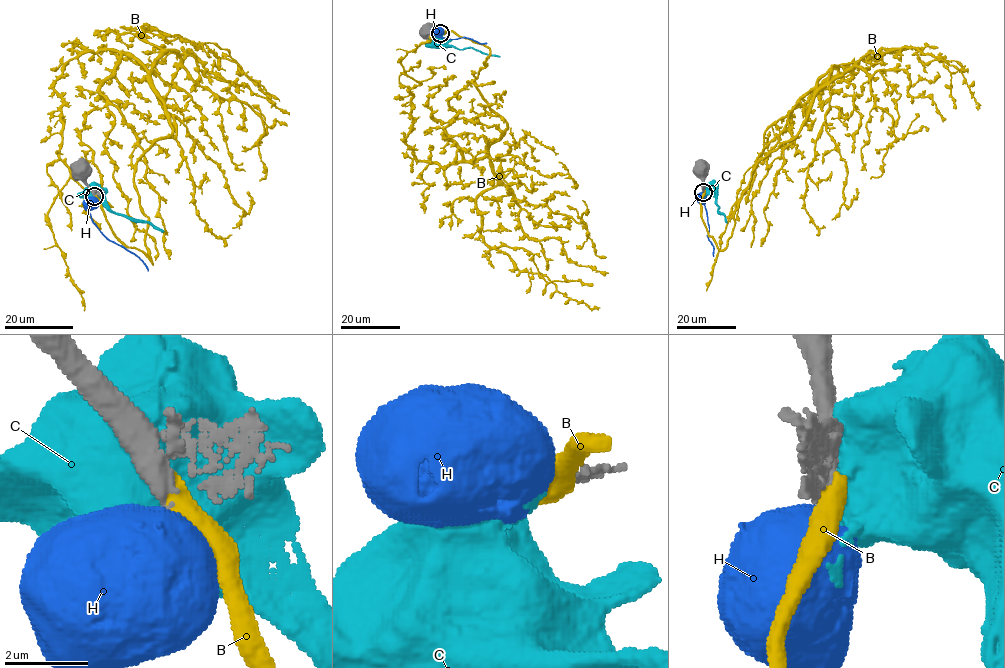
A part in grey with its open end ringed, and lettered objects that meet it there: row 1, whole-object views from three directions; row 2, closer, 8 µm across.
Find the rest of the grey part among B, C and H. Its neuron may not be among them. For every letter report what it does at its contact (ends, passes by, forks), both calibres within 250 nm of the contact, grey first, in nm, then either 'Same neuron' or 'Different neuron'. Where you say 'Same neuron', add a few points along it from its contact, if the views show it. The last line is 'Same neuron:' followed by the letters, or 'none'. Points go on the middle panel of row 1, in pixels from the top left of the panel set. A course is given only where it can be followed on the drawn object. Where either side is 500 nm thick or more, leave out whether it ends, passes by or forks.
B: Thickness 340 nm (grey) against 550 nm. Same neuron. Its course: (440, 33), (489, 49), (475, 88), (506, 128), (439, 166), (406, 142), (419, 82), (400, 62), (431, 36)
C: Thickness 440 nm (grey) against 850 nm. Different neuron
H: Thickness 340 nm (grey) against 1050 nm. Different neuron
Same neuron: B

